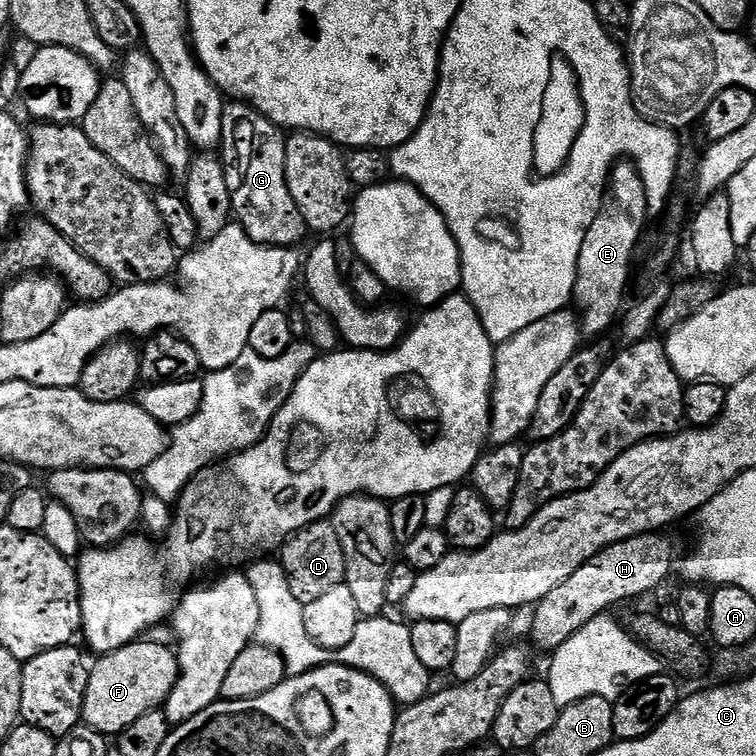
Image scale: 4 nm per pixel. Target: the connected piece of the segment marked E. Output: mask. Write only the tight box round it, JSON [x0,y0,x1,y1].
[574,162,650,337]

